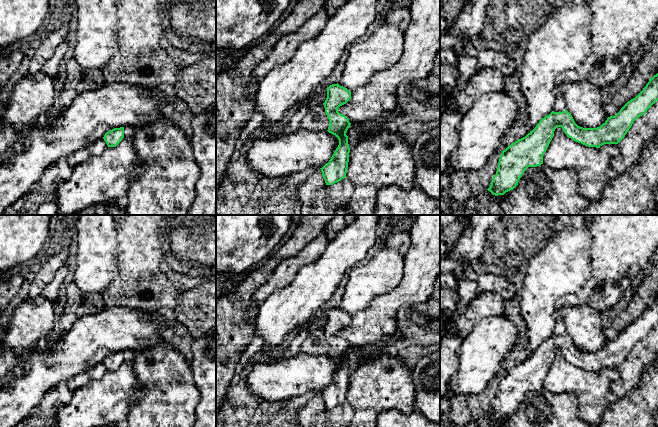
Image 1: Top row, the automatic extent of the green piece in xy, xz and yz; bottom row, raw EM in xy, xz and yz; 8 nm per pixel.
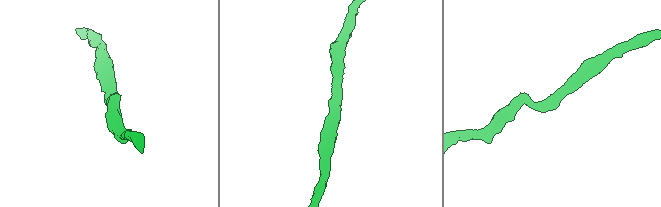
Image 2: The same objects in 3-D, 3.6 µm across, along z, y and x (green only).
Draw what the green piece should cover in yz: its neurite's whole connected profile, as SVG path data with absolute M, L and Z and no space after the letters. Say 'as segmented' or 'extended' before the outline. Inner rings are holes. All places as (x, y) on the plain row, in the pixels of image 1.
as segmented | M658 297L650 302L649 306L635 322L628 325L615 340L608 341L607 344L600 351L583 352L575 347L572 339L567 334L562 336L552 335L549 339L542 342L536 349L536 351L525 361L515 365L502 375L499 382L496 398L493 400L491 409L487 414L495 420L504 419L506 416L513 414L518 409L520 402L528 391L537 391L543 388L543 379L546 376L553 362L554 355L557 351L561 351L564 357L575 366L581 367L588 371L600 372L604 368L618 368L625 361L633 346L640 340L644 339L656 325L658 325Z

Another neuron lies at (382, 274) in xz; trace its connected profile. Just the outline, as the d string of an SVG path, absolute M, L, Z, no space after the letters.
M384 247L364 266L349 270L340 310L354 315L369 307L371 301L394 290L403 277L404 257L394 248Z

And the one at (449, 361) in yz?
M455 331L446 334L440 344L440 397L446 396L447 381L459 366L457 351L463 338Z

